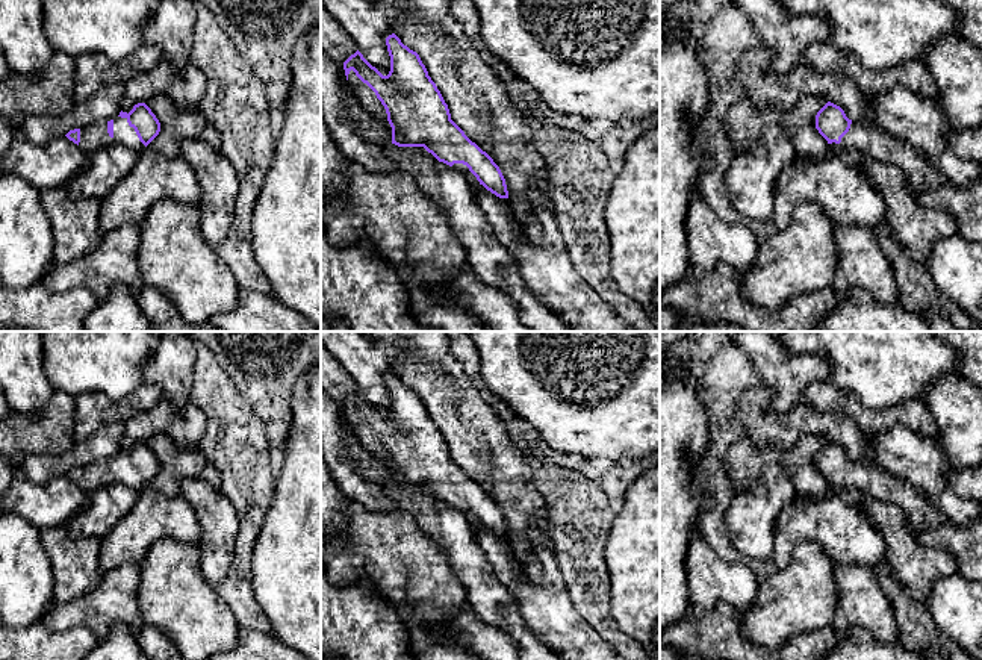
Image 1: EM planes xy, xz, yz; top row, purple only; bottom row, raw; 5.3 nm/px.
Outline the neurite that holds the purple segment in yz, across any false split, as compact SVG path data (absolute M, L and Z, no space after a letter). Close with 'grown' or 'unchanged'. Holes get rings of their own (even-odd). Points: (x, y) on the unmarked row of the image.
M828 441L816 454L816 468L828 480L829 489L859 489L869 497L899 506L915 533L950 522L935 510L905 480L893 477L878 466L852 460L844 450Z; grown

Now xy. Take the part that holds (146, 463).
M138 442L129 453L121 450L115 459L74 468L65 475L86 493L107 484L126 484L139 492L159 471L156 454L145 442Z; grown

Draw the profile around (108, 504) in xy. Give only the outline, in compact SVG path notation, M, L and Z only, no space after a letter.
M107 484L89 495L89 507L76 513L65 528L73 537L103 539L124 518L139 498L139 492L126 484Z

